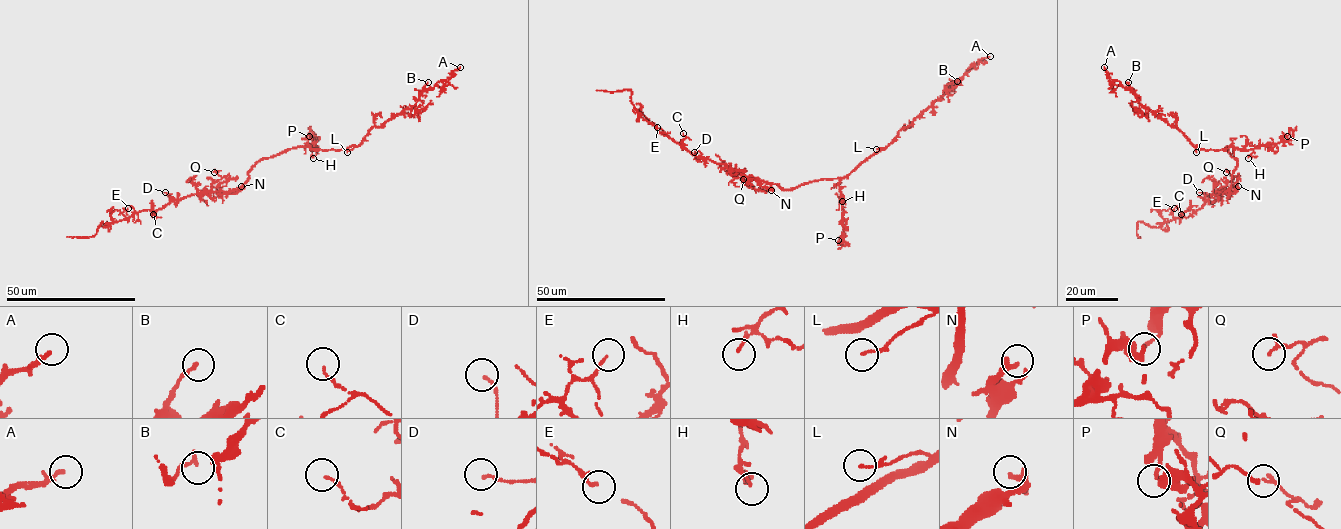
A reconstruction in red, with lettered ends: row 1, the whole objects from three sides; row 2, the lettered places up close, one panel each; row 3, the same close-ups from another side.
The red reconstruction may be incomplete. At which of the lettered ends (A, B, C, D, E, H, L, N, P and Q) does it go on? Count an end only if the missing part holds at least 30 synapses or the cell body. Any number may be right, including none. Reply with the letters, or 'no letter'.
no letter

